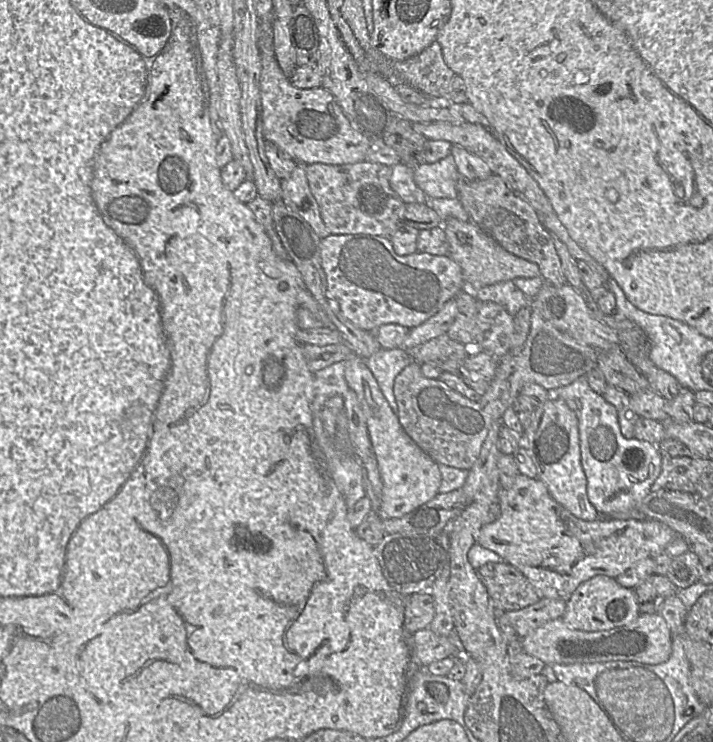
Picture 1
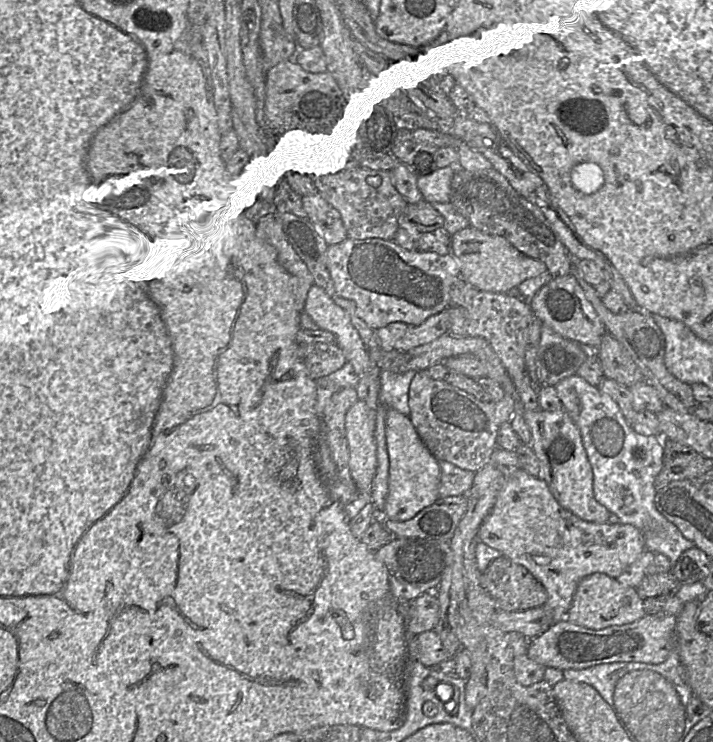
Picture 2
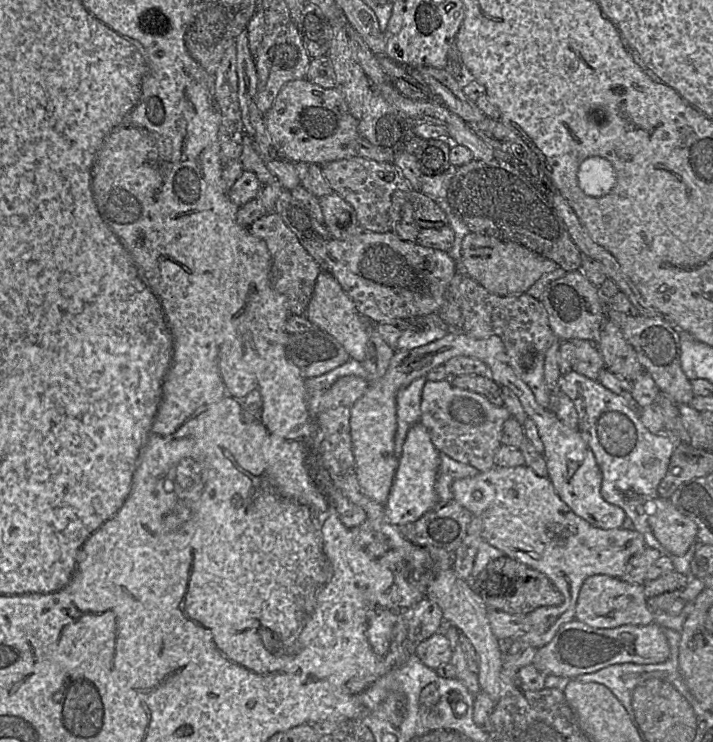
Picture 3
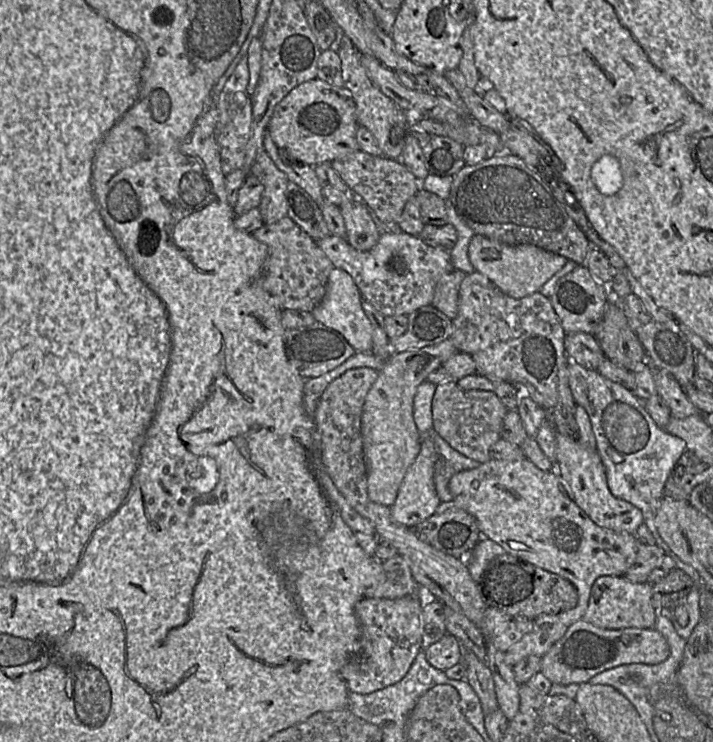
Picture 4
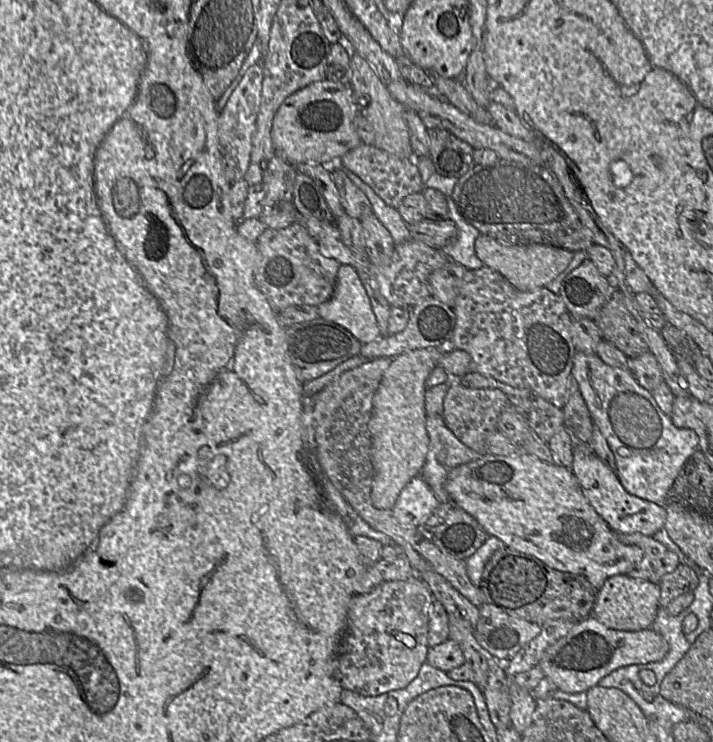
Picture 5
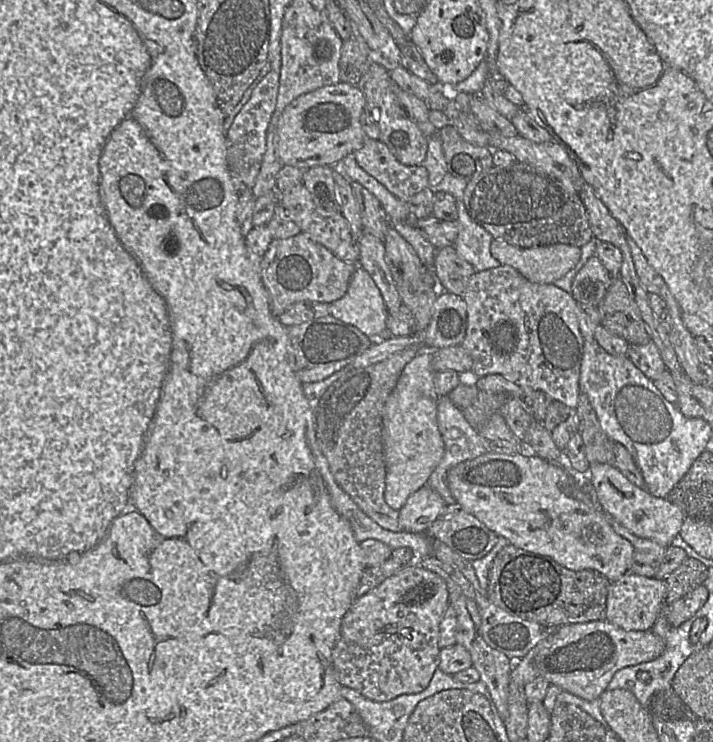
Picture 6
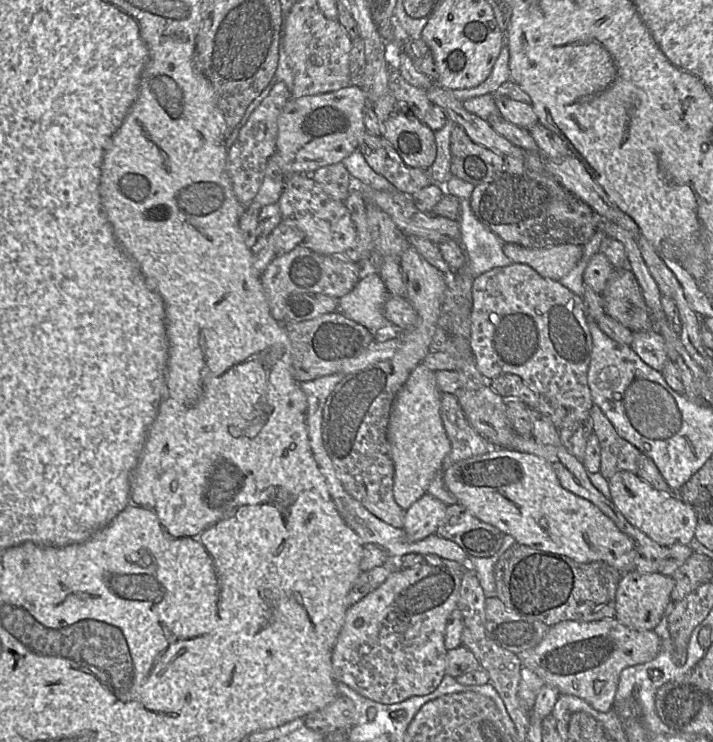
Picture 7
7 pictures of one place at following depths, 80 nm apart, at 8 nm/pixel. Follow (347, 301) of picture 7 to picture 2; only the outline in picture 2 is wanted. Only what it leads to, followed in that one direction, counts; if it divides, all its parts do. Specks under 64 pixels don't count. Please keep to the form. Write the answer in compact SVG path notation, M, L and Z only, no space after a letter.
M315 284L309 288L304 311L319 328L334 334L346 362L352 365L356 375L362 376L368 369L369 356L363 340L351 323L350 314Z

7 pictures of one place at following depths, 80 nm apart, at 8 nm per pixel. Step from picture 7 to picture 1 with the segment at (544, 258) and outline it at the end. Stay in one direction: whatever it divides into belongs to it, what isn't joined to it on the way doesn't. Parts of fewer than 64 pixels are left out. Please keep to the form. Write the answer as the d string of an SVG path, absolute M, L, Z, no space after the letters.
M447 218L443 220L442 227L449 244L449 256L460 266L466 285L480 288L514 278L540 275L537 264L509 253L470 221Z

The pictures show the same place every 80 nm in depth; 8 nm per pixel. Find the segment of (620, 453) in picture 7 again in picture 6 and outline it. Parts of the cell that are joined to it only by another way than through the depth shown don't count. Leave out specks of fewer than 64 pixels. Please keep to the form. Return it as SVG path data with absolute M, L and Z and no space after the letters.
M580 393L576 411L576 430L591 464L612 464L614 444L602 430L596 413L584 393Z

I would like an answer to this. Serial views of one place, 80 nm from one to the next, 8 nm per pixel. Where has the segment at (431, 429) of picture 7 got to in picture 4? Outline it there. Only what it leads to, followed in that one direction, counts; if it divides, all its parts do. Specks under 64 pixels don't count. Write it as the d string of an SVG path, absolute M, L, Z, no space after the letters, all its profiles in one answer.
M450 339L415 350L389 355L378 372L363 405L361 435L367 469L367 493L371 501L393 505L403 478L421 447L420 434L413 417L413 403L418 386L458 350Z

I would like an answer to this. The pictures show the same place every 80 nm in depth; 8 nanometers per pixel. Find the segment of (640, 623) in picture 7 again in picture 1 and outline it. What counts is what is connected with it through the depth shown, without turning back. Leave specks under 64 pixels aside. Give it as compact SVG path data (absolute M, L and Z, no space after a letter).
M596 575L577 586L566 601L562 620L573 629L594 632L629 624L639 614L636 595L632 588L621 586L615 578Z

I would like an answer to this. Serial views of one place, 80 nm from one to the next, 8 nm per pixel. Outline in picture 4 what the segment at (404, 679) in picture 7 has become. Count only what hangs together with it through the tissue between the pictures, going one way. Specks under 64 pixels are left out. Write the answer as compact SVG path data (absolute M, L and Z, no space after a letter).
M406 596L398 599L360 599L355 613L361 627L359 650L341 670L348 691L369 694L396 684L409 671L422 648L423 616L425 597Z

